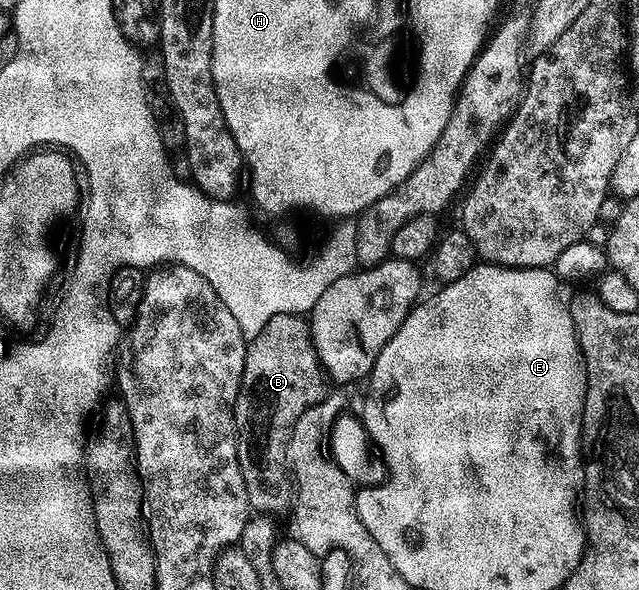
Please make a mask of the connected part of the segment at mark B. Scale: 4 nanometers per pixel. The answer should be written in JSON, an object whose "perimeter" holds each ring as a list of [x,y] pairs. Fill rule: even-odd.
{"perimeter":[[[277,314],[265,322],[256,336],[250,337],[245,354],[245,366],[235,399],[235,427],[237,429],[237,458],[245,478],[245,490],[252,509],[259,514],[286,513],[293,504],[293,477],[289,471],[287,444],[291,440],[291,427],[313,406],[329,394],[323,385],[325,373],[311,343],[311,330],[302,315]]]}

